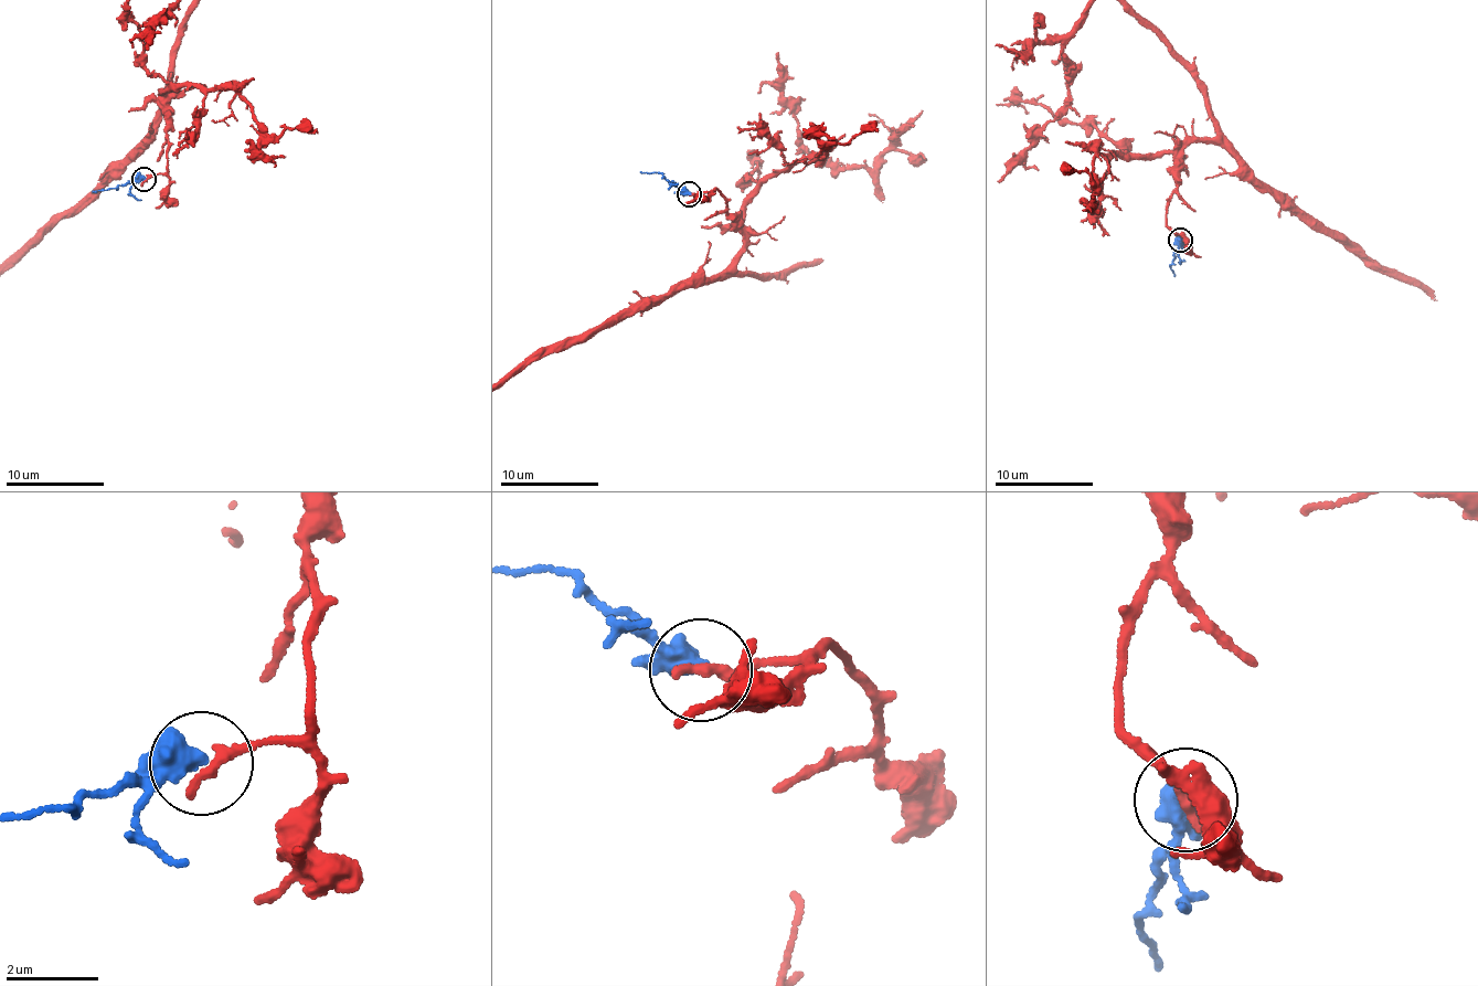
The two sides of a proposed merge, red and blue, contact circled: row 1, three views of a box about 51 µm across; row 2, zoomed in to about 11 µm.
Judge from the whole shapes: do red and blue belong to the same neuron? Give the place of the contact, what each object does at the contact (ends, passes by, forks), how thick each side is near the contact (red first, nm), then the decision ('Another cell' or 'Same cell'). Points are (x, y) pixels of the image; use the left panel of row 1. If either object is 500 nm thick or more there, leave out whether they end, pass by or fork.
Place: (144, 179). At the ring red ends. At the ring blue passes by. Thickness 280 nm (red) against 380 nm. Another cell

